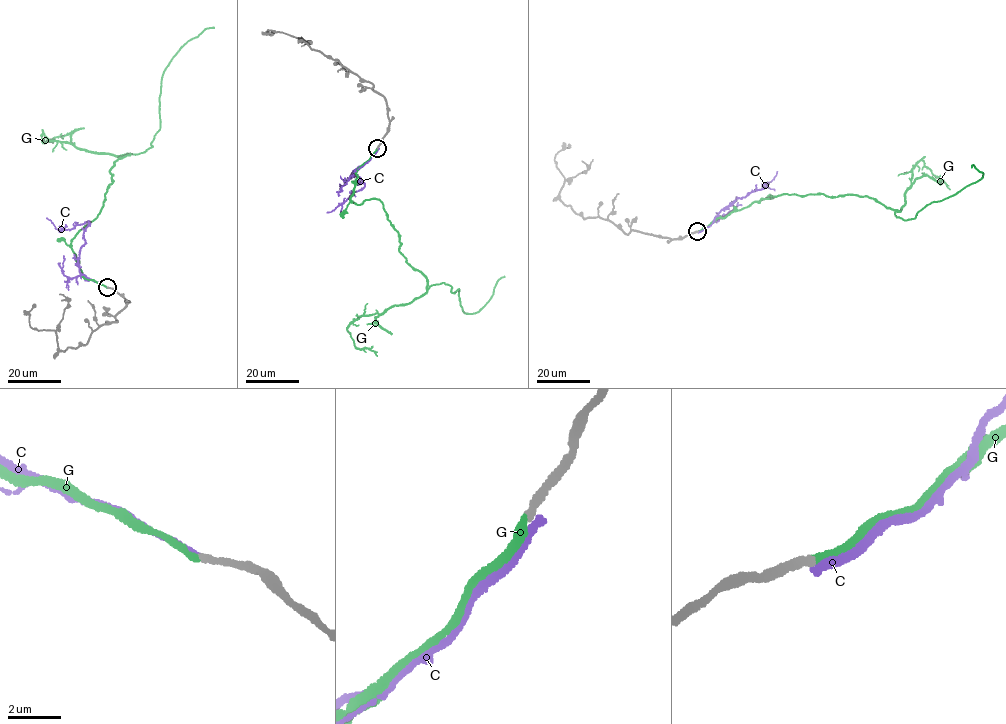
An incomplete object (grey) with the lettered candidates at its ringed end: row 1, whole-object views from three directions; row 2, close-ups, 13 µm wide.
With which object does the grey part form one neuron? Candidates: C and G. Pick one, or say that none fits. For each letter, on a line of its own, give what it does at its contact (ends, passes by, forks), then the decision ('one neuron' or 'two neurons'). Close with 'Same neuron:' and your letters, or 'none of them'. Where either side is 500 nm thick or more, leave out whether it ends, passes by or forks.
C: it ends there; two neurons
G: it ends there; one neuron
Same neuron: G

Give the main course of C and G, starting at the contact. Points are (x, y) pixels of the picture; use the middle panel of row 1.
C: (378, 148), (363, 165), (353, 170), (352, 174), (359, 177), (358, 182), (364, 186), (327, 213)
G: (377, 148), (350, 201), (380, 201), (399, 252), (429, 286), (459, 289), (472, 313), (505, 276)

